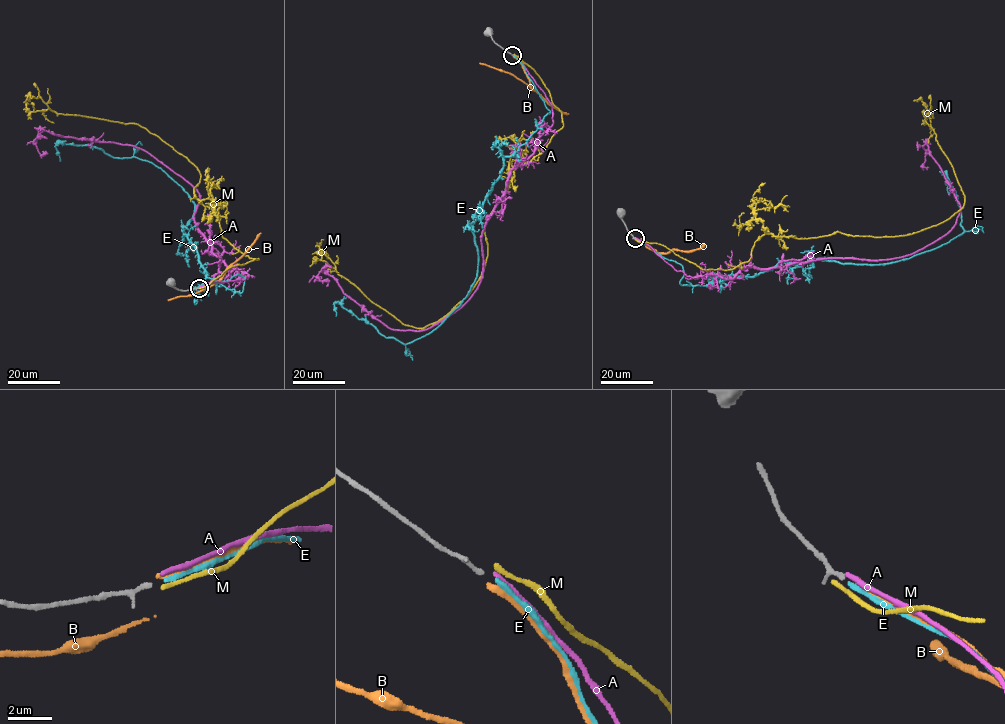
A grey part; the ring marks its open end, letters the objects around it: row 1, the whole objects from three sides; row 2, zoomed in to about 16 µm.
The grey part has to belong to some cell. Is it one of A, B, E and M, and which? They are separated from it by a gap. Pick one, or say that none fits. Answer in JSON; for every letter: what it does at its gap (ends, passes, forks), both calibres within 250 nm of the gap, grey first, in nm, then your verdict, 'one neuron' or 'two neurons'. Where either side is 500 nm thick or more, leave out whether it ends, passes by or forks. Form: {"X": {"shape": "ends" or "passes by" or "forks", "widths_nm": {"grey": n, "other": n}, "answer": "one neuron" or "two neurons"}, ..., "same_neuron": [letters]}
{"A": {"shape": "ends", "widths_nm": {"grey": 180, "other": 220}, "answer": "two neurons"}, "B": {"shape": "ends", "widths_nm": {"grey": 180, "other": 280}, "answer": "two neurons"}, "E": {"shape": "ends", "widths_nm": {"grey": 180, "other": 200}, "answer": "one neuron"}, "M": {"shape": "ends", "widths_nm": {"grey": 180, "other": 220}, "answer": "two neurons"}, "same_neuron": ["E"]}

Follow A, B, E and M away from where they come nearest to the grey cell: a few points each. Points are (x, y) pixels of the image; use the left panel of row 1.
A: (199, 286), (249, 274), (212, 253), (191, 184), (131, 145), (40, 130), (34, 144), (45, 152)
B: (199, 287), (219, 282), (260, 232)
E: (200, 288), (244, 278), (240, 293), (206, 276), (183, 188), (86, 145), (58, 143), (60, 161)
M: (200, 288), (259, 259), (229, 244), (216, 210), (195, 197), (197, 168), (135, 123), (56, 113), (31, 99)

